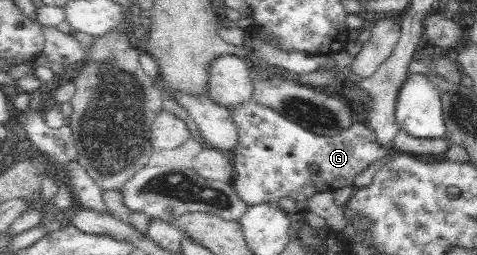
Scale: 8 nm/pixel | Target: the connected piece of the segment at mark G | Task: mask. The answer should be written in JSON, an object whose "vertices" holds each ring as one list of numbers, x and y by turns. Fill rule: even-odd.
{"vertices":[[255,100,230,107,230,112,239,136,236,148,229,153,234,166,231,185,247,207,275,203,284,196,303,205,306,198,317,193,354,186,355,177,363,169,379,157,391,155,390,145,379,146,375,133,361,122,337,135,326,136,303,129],[315,166,317,170,313,170]]}

